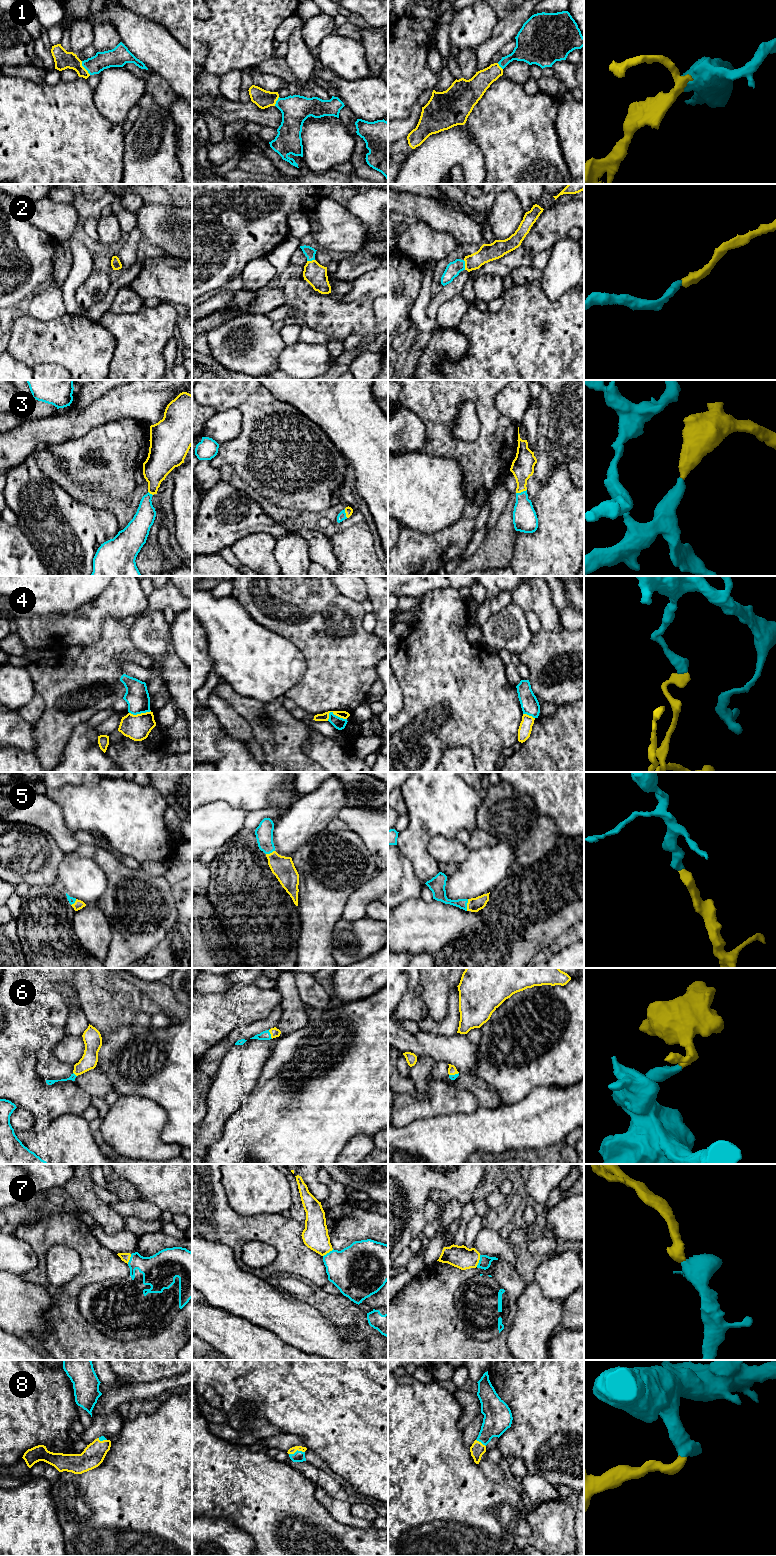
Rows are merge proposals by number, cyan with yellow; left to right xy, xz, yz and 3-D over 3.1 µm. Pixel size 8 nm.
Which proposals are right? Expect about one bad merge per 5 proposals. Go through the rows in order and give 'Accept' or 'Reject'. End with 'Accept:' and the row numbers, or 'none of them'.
1: Accept
2: Accept
3: Accept
4: Reject
5: Accept
6: Accept
7: Accept
8: Accept
Accept: 1, 2, 3, 5, 6, 7, 8

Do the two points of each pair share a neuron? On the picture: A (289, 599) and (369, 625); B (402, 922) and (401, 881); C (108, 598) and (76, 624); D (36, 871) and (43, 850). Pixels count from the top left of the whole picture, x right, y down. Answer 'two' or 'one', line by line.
A: two
B: two
C: one
D: one

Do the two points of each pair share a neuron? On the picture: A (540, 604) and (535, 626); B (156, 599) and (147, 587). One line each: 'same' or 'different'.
A: different
B: different

